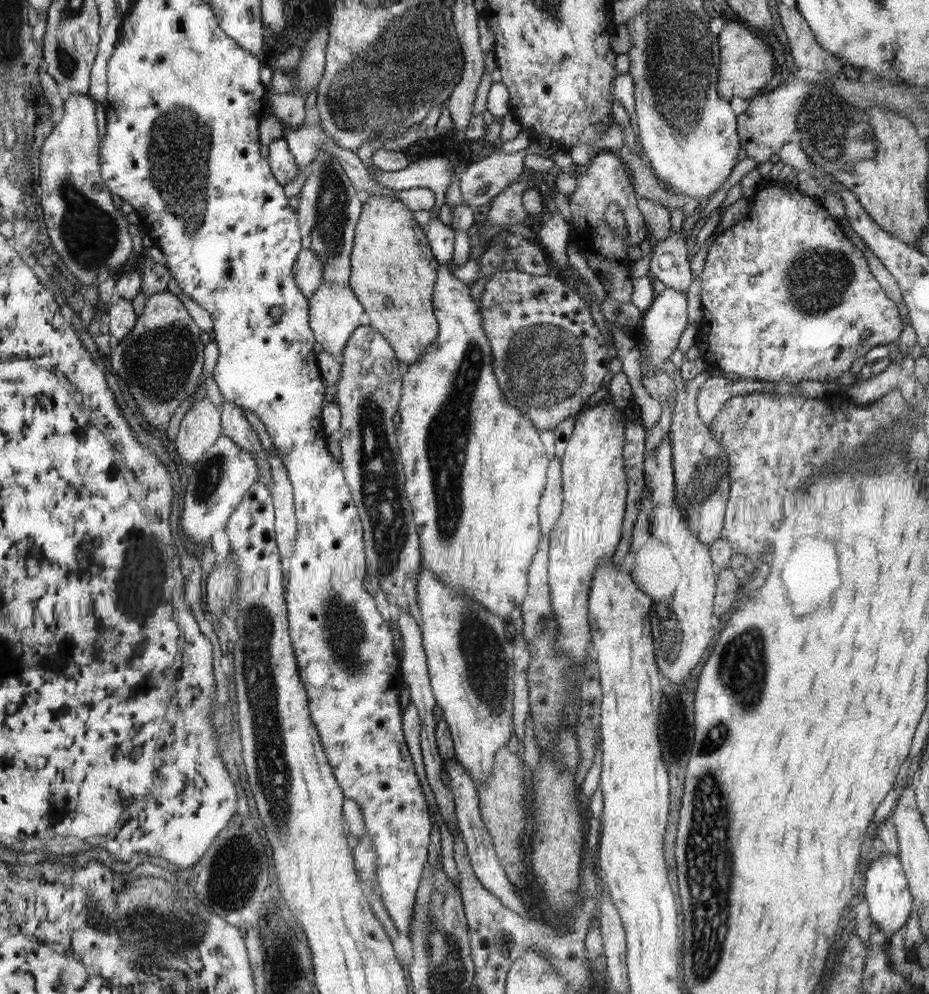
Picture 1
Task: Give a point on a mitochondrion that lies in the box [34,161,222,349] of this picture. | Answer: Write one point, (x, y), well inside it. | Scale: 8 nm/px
(80, 212)

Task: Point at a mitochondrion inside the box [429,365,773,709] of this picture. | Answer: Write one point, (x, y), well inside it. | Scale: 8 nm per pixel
(707, 473)

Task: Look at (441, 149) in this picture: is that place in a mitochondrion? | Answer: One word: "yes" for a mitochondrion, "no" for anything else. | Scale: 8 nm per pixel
no

